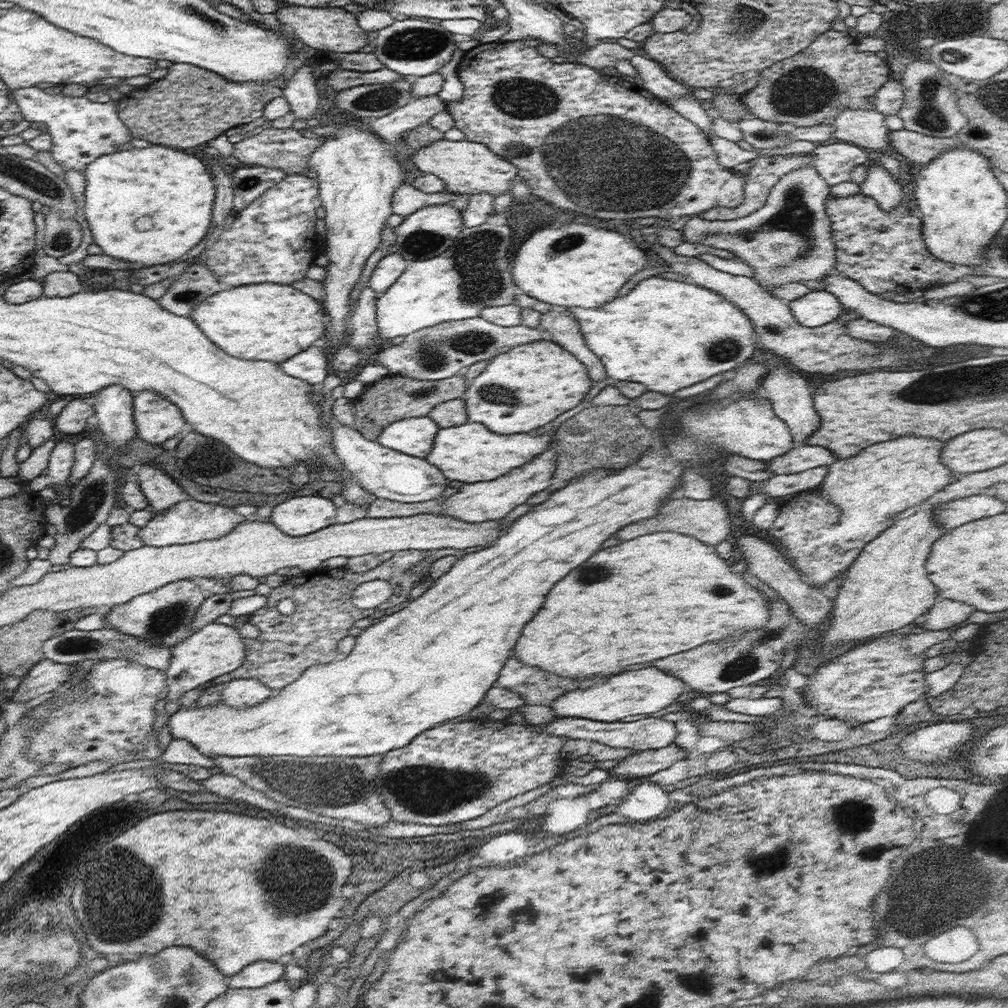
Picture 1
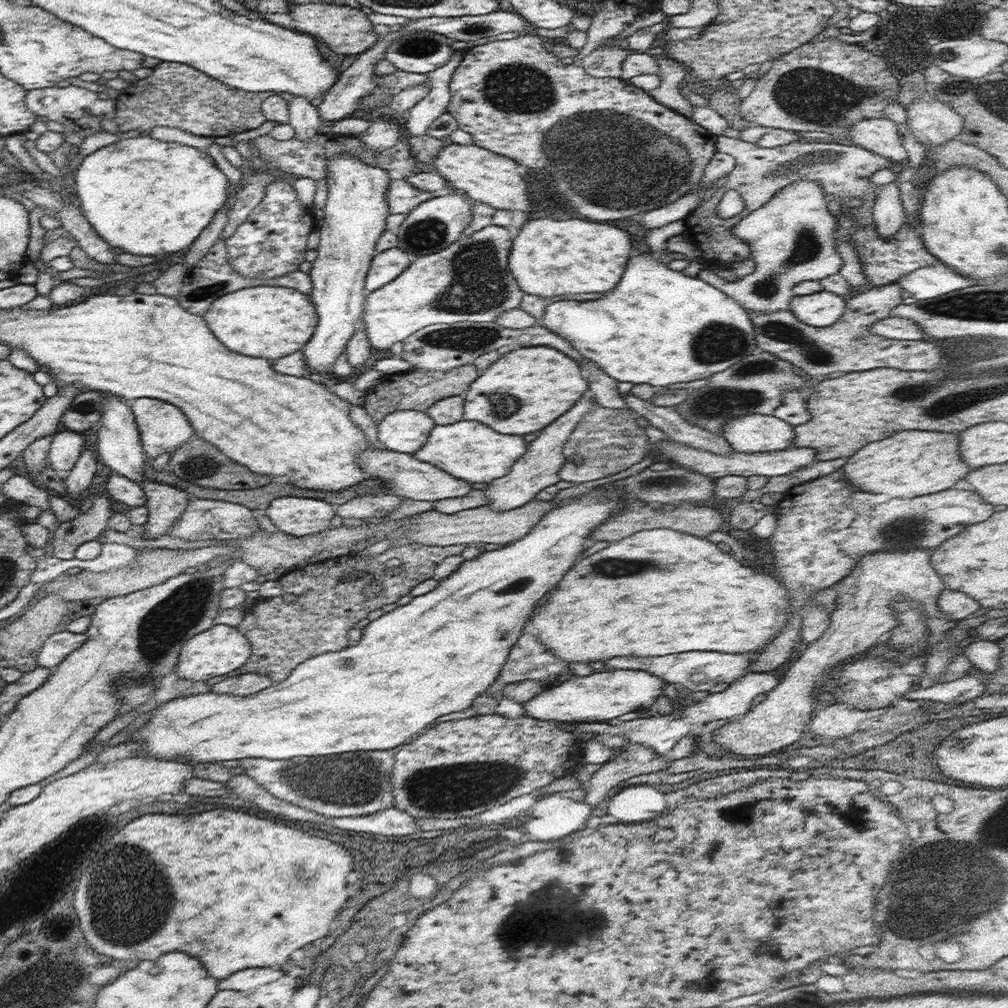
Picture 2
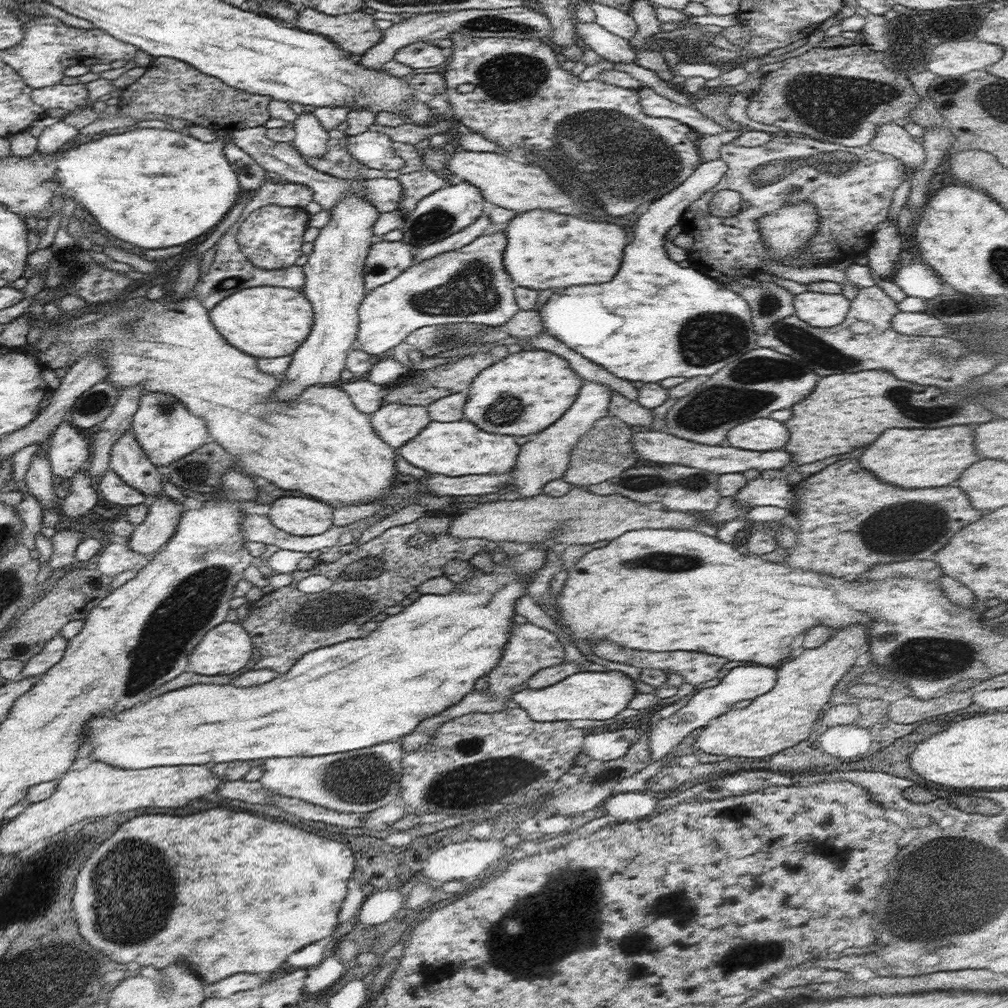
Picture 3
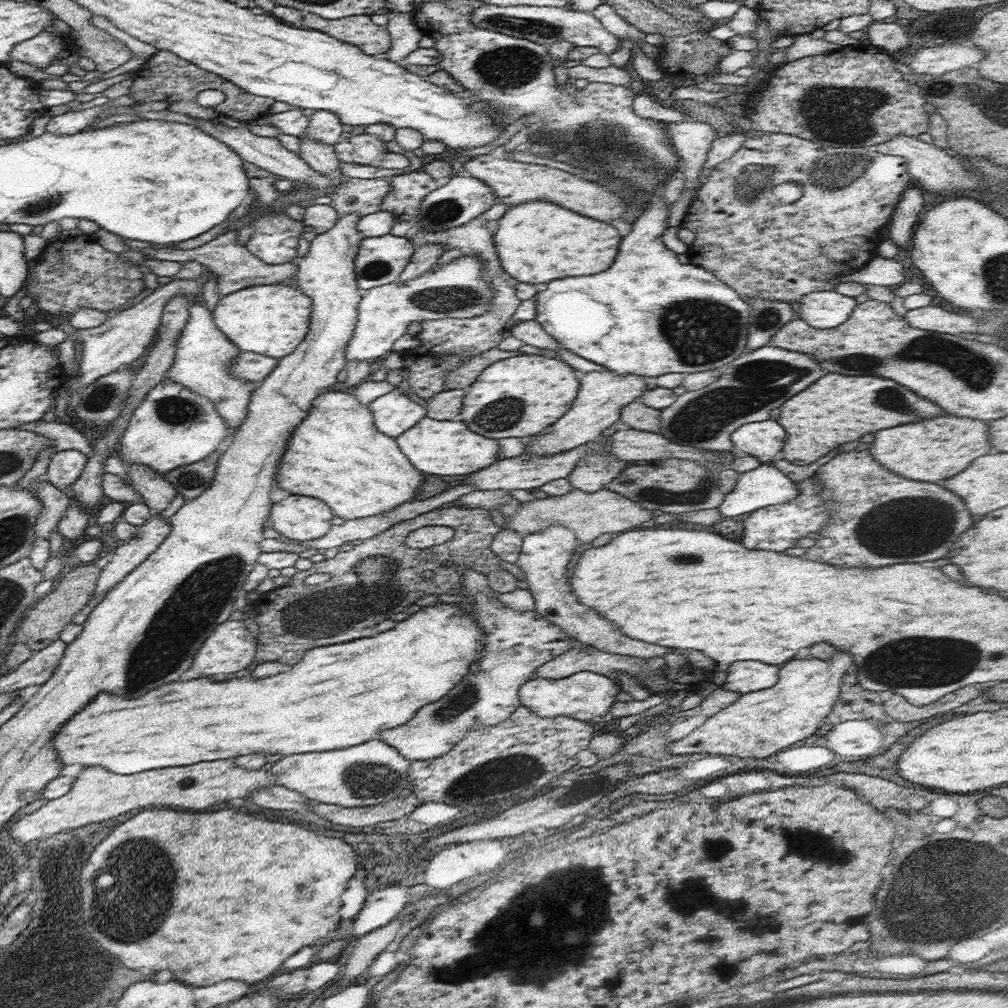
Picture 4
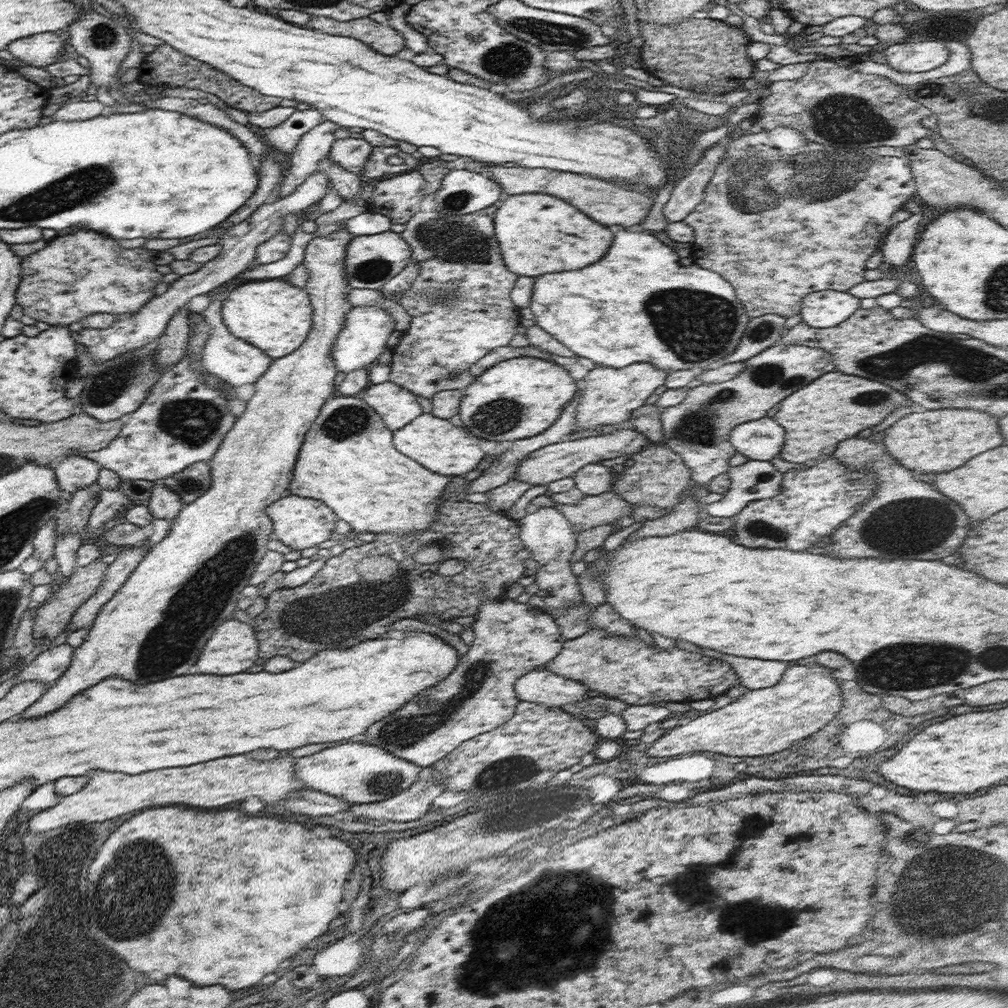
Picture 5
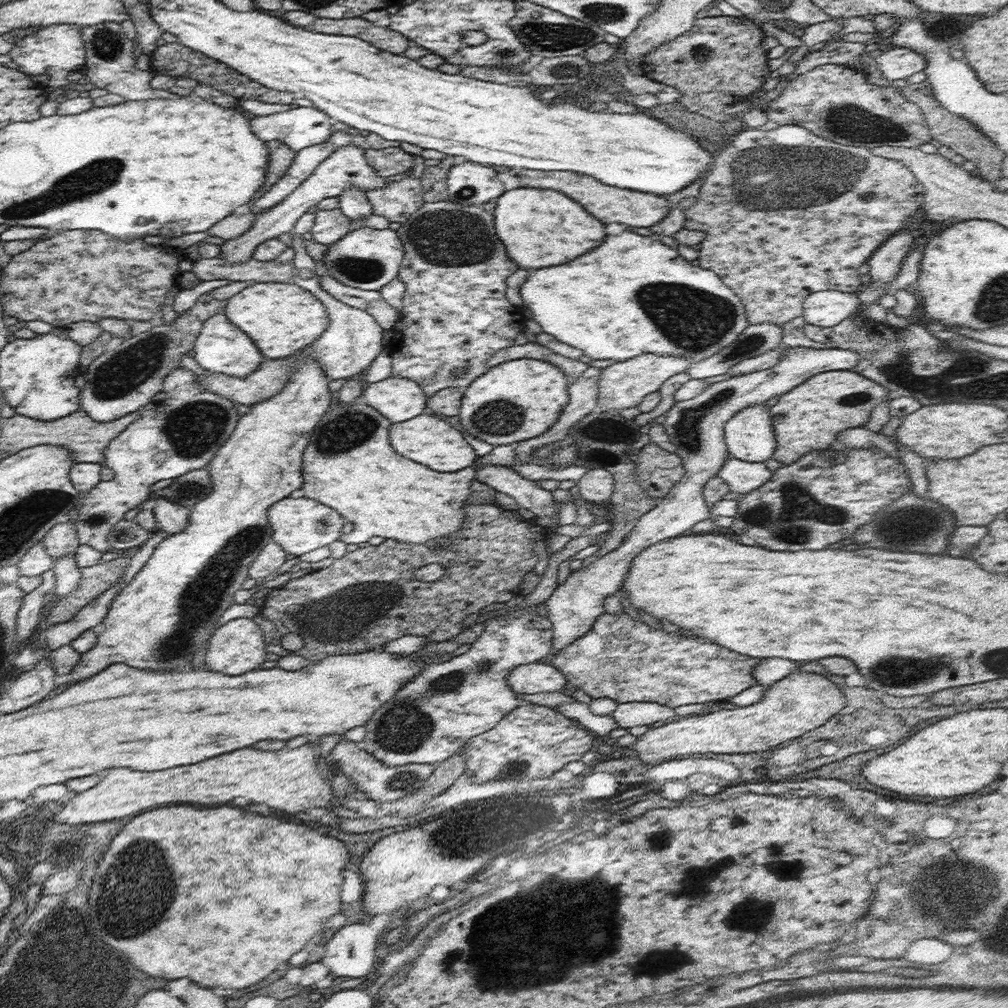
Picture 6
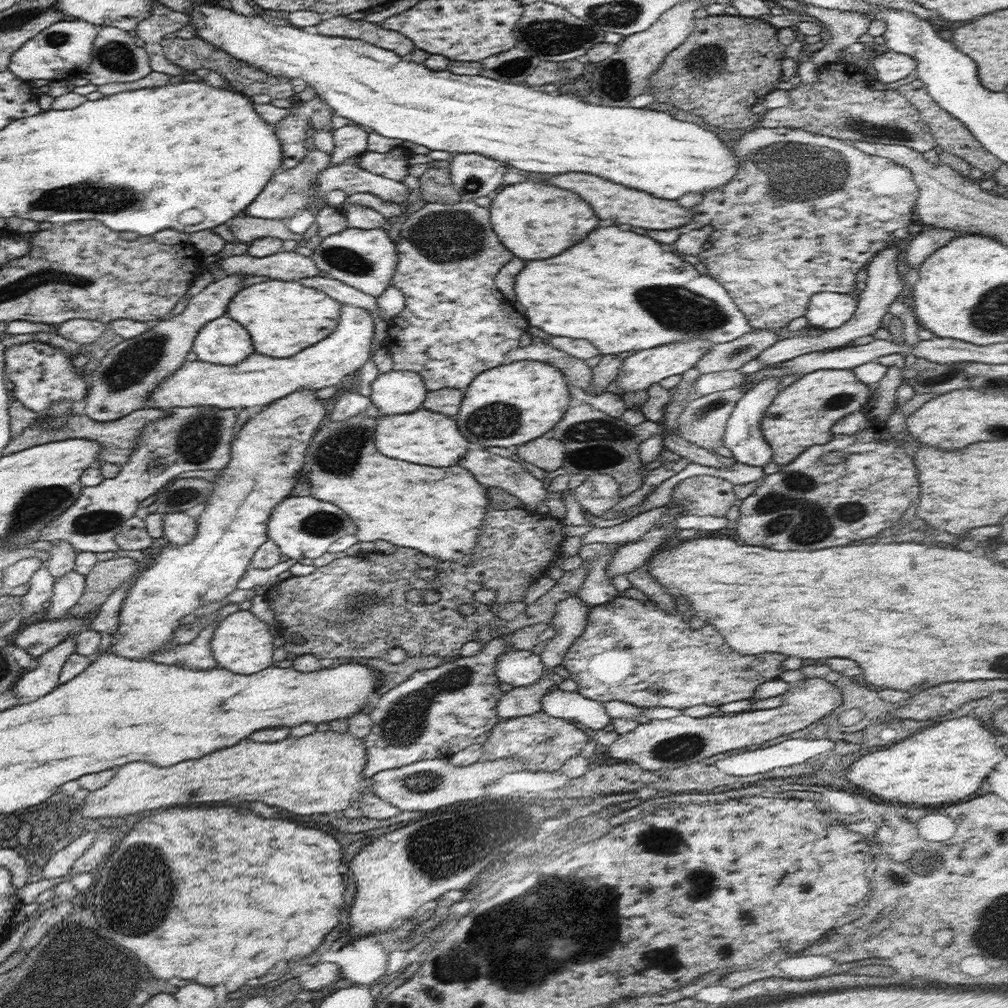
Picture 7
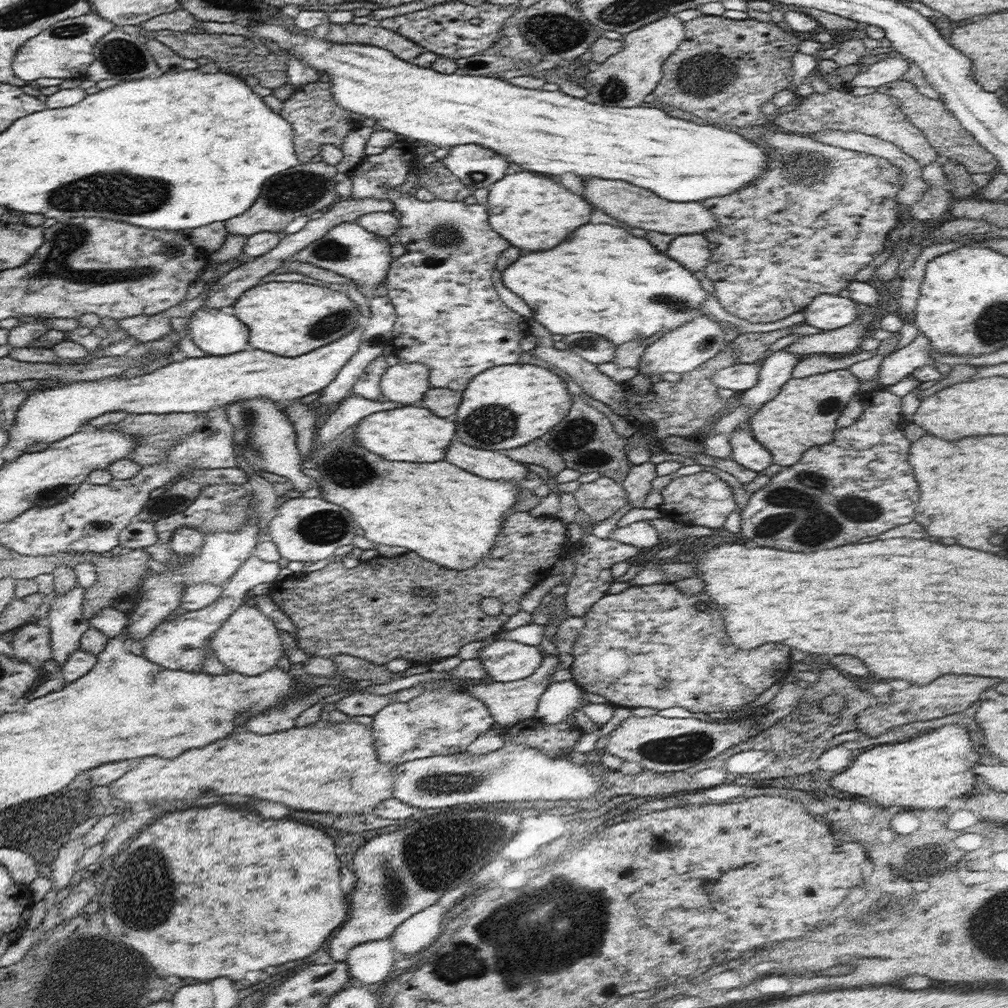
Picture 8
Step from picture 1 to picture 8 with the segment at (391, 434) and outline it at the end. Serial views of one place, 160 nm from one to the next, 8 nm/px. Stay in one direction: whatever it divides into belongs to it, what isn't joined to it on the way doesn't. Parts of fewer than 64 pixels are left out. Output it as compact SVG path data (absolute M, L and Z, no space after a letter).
M398 362L382 374L379 387L385 400L396 402L400 407L414 405L431 389L429 370L425 364Z

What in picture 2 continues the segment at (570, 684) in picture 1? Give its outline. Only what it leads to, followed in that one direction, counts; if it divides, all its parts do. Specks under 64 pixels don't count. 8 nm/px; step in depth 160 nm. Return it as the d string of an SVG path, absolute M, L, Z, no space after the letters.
M524 632L520 640L510 649L504 668L497 680L503 684L525 680L539 680L545 684L544 689L554 688L573 677L568 664L550 654L538 640L535 632Z

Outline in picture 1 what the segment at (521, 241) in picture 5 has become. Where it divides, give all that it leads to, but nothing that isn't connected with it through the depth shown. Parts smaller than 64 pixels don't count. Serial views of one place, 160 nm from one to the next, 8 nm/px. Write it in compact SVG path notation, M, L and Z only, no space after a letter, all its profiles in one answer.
M564 224L556 228L542 228L530 235L516 253L512 261L513 280L529 297L542 302L567 308L576 306L580 308L600 308L618 296L618 290L628 282L630 276L638 274L646 266L646 254L640 250L632 240L626 236L594 228L590 224Z

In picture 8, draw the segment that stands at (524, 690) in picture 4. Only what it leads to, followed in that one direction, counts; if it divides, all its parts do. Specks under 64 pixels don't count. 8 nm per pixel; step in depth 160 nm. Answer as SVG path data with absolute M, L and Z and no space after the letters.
M497 639L482 647L478 658L494 681L514 682L532 676L543 661L543 654L539 646Z

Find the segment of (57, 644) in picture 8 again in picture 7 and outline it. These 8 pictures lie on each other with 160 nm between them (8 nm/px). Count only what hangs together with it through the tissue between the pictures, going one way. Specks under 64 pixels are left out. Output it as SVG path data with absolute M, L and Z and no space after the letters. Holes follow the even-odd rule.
M74 570L55 580L47 620L62 619L69 616L69 610L75 602L81 600L85 592L85 578ZM69 636L64 642L36 658L37 667L25 671L12 688L18 704L26 704L38 700L44 694L50 694L59 685L59 674L67 656L75 650L75 636Z

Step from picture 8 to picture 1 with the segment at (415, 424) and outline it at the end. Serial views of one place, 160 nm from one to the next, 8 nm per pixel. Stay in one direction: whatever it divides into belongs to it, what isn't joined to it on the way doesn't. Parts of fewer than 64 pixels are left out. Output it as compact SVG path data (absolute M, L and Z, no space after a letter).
M462 424L458 428L439 428L430 455L426 461L444 474L446 479L454 484L486 482L506 474L512 468L524 466L532 458L542 454L550 447L550 442L555 434L554 430L540 436L530 434L494 434L484 424Z

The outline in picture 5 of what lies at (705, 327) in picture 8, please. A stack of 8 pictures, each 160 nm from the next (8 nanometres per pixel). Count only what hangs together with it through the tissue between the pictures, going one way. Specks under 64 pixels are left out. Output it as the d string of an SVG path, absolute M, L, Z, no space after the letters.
M636 362L624 368L596 366L584 378L584 390L576 408L573 432L596 429L605 424L629 423L632 411L645 404L656 388L664 385L669 371L660 370L649 362Z

